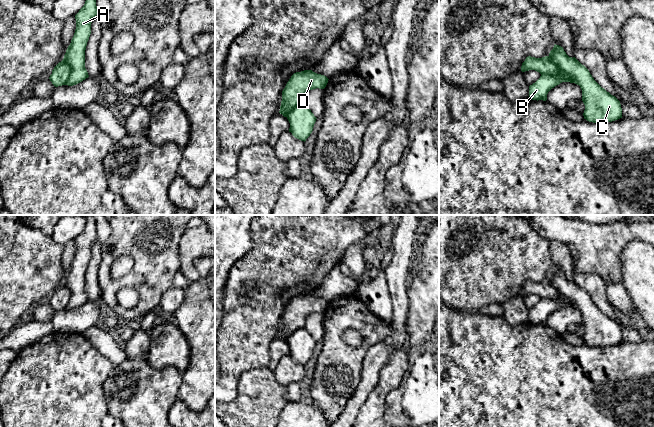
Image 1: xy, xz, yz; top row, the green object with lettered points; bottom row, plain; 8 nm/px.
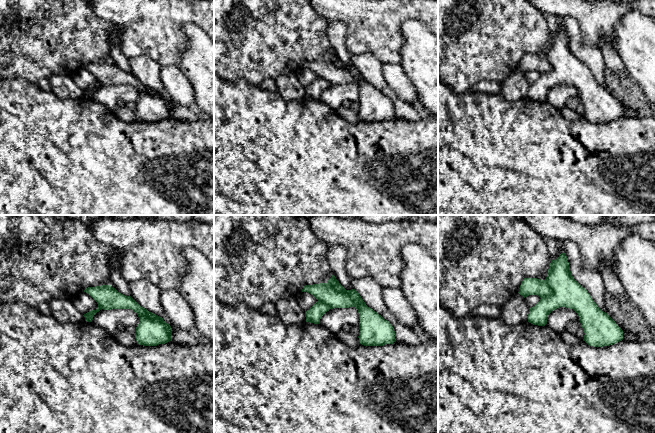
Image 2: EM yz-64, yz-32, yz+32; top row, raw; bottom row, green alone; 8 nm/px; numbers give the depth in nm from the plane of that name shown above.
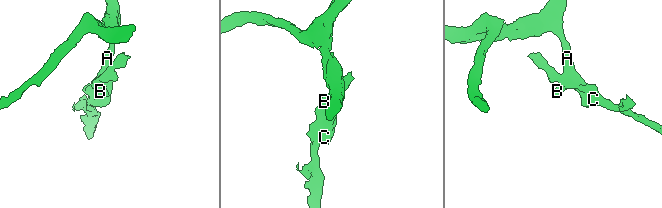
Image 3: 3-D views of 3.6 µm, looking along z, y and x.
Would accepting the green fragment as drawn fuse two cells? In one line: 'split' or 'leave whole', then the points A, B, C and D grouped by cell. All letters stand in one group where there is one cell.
split | A B C / D

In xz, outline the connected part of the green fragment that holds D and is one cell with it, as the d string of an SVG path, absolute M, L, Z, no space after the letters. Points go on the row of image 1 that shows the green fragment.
M312 70L294 73L282 91L282 101L279 113L287 117L289 112L298 104L304 103L308 91L319 88L324 89L328 78Z

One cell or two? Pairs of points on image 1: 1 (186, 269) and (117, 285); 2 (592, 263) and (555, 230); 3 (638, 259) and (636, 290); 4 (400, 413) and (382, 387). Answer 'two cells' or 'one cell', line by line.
1: two cells
2: one cell
3: one cell
4: two cells

